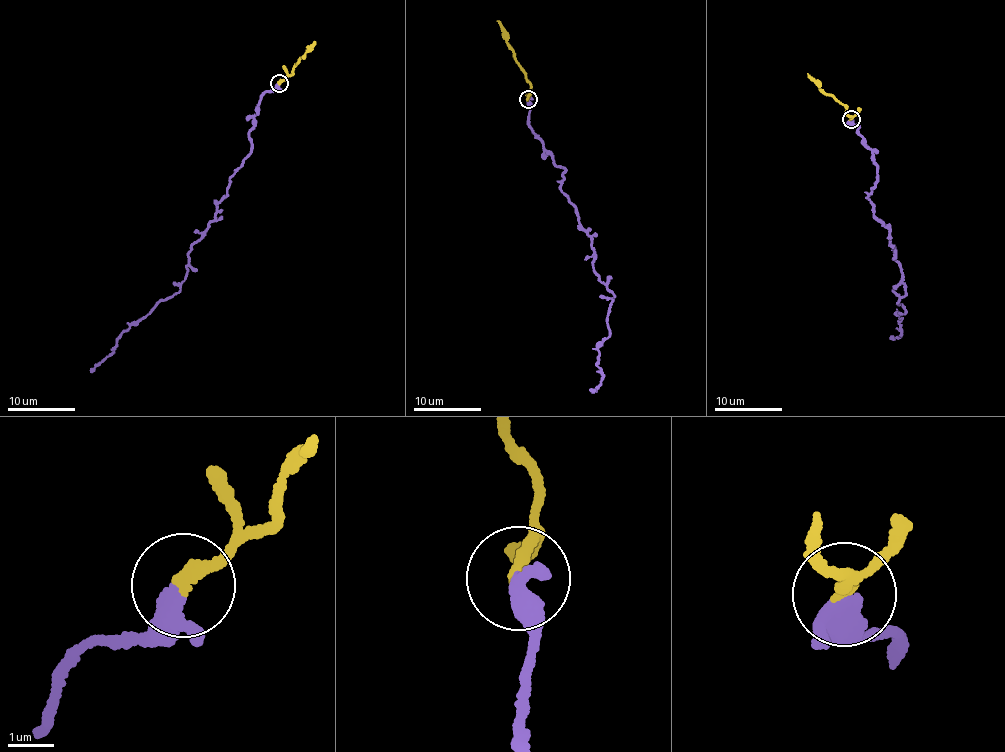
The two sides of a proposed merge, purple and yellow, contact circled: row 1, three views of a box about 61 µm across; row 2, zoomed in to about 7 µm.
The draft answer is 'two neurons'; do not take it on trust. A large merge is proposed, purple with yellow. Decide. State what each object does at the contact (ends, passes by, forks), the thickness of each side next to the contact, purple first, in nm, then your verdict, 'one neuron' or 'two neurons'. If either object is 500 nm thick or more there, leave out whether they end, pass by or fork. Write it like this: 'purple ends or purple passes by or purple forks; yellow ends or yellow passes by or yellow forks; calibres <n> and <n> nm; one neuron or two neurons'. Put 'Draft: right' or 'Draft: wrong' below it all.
purple passes by; yellow ends; calibres 280 and 320 nm; one neuron
Draft: wrong

